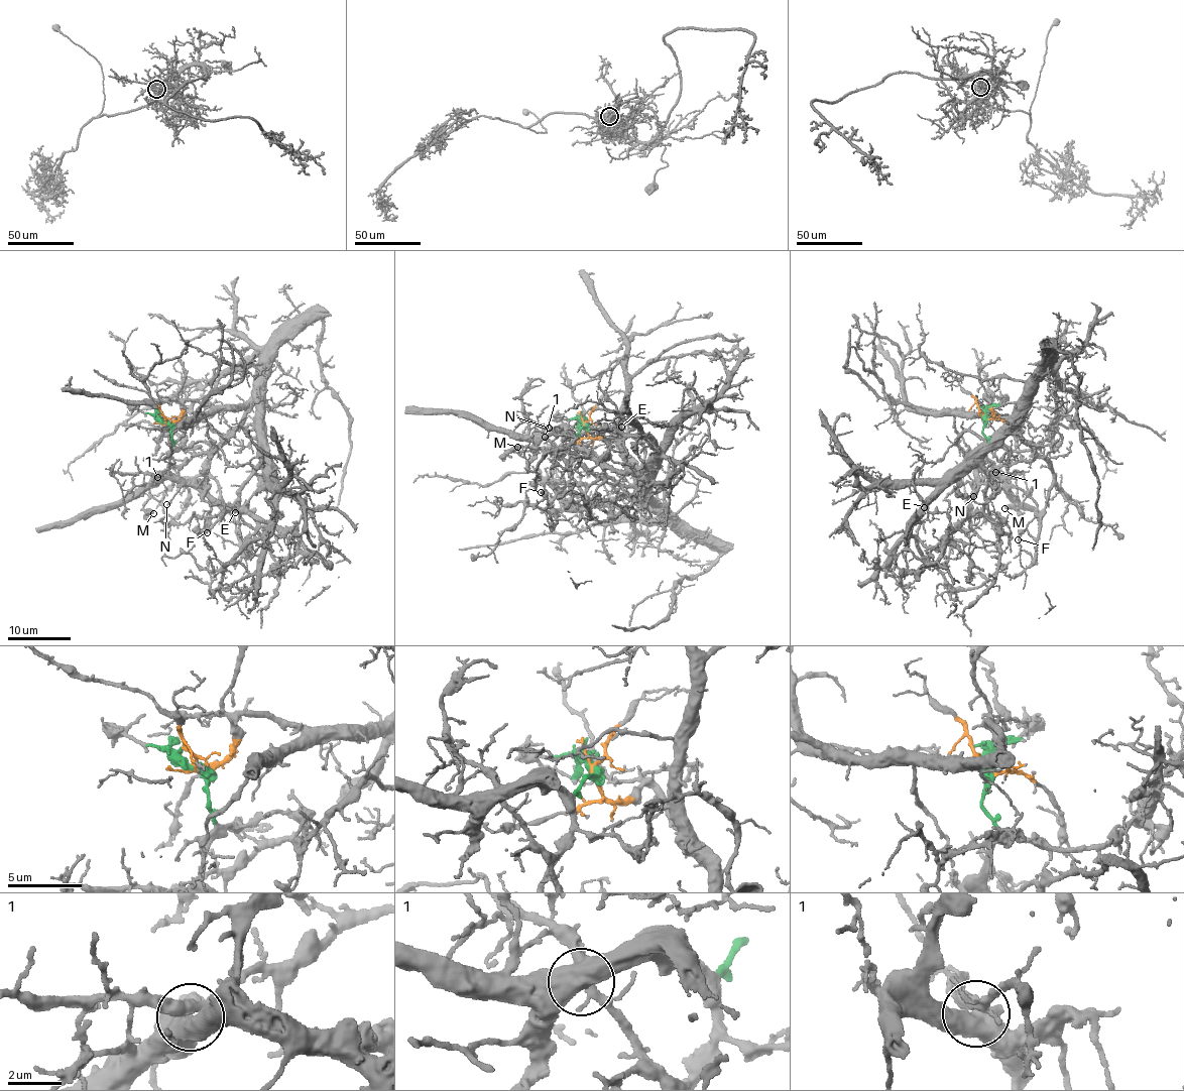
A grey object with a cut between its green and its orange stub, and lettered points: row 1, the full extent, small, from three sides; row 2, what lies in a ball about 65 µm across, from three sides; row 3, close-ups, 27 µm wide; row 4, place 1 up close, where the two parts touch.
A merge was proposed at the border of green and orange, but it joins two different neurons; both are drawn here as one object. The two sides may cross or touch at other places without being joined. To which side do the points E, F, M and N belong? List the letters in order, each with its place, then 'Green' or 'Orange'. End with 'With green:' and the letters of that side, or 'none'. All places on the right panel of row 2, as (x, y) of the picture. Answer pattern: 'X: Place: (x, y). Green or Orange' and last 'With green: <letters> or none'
E: Place: (924, 507). Orange
F: Place: (1018, 539). Green
M: Place: (1004, 508). Green
N: Place: (973, 496). Green
With green: F, M, N

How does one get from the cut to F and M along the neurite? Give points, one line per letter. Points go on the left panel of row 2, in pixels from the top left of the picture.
F: (167, 422), (174, 452), (169, 467), (170, 472), (186, 482), (208, 481), (211, 513), (207, 532)
M: (167, 422), (174, 452), (166, 472), (154, 479), (149, 488), (149, 499), (144, 508), (153, 513)

